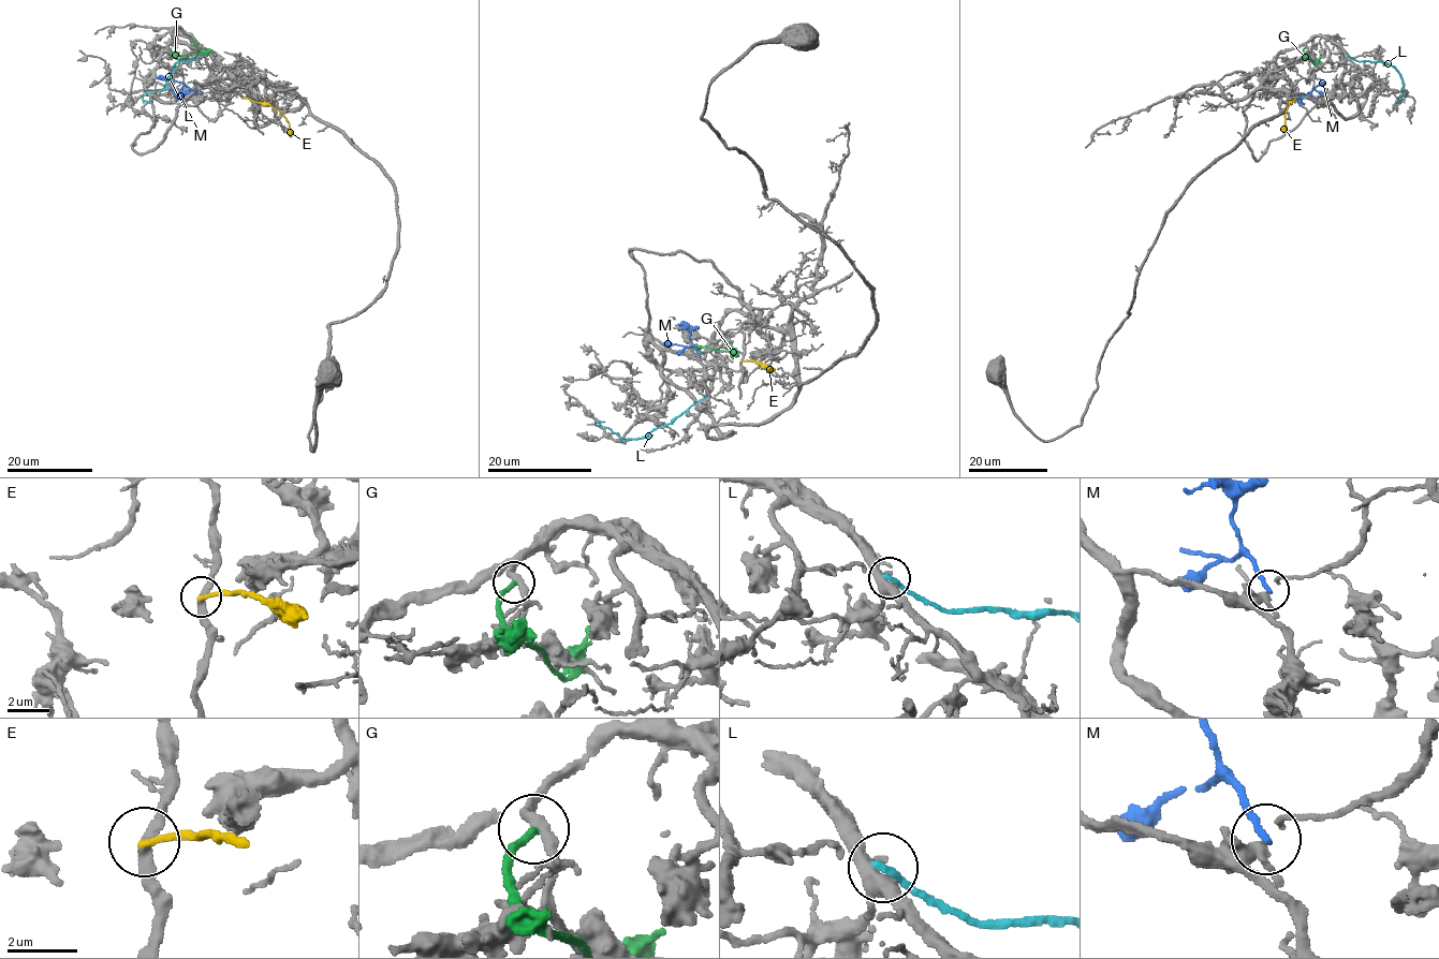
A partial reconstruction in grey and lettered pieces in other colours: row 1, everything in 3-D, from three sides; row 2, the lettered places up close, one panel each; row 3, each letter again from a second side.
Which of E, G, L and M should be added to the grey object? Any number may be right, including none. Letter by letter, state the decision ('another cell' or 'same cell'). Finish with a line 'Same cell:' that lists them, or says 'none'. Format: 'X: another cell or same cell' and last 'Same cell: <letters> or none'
E: another cell
G: another cell
L: another cell
M: another cell
Same cell: none

